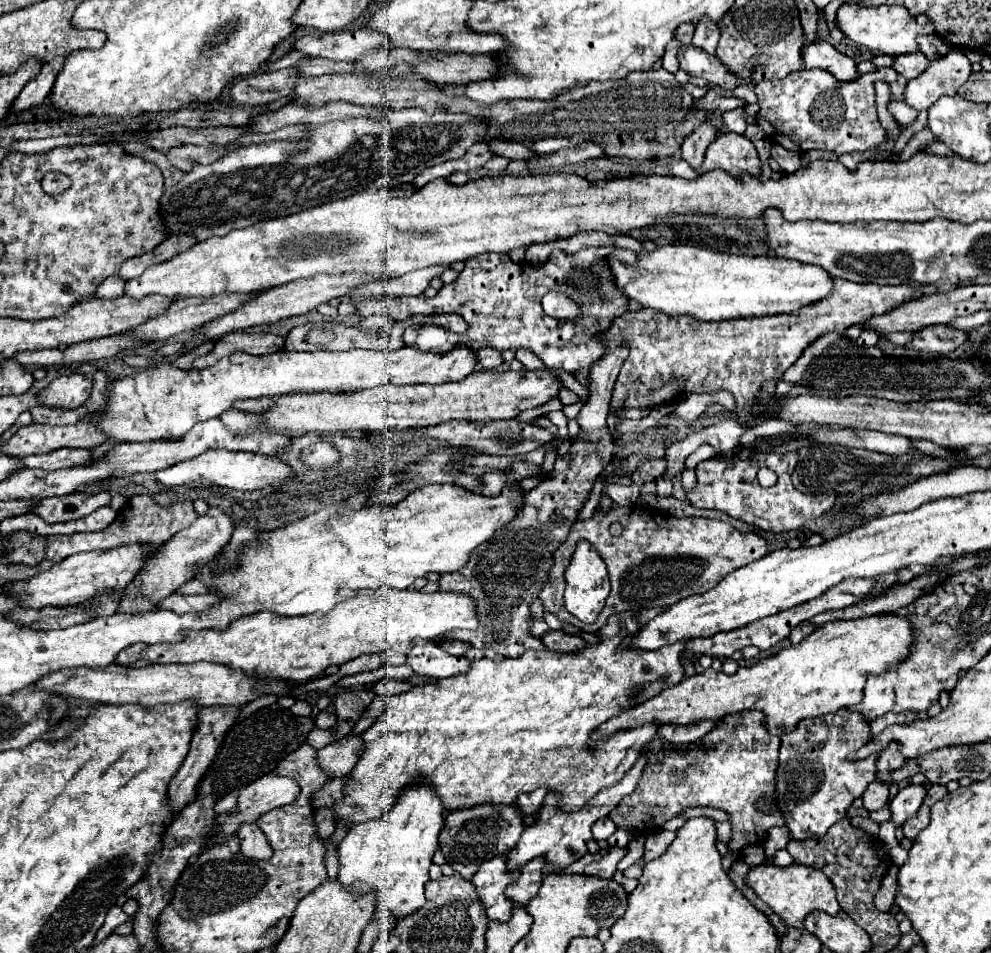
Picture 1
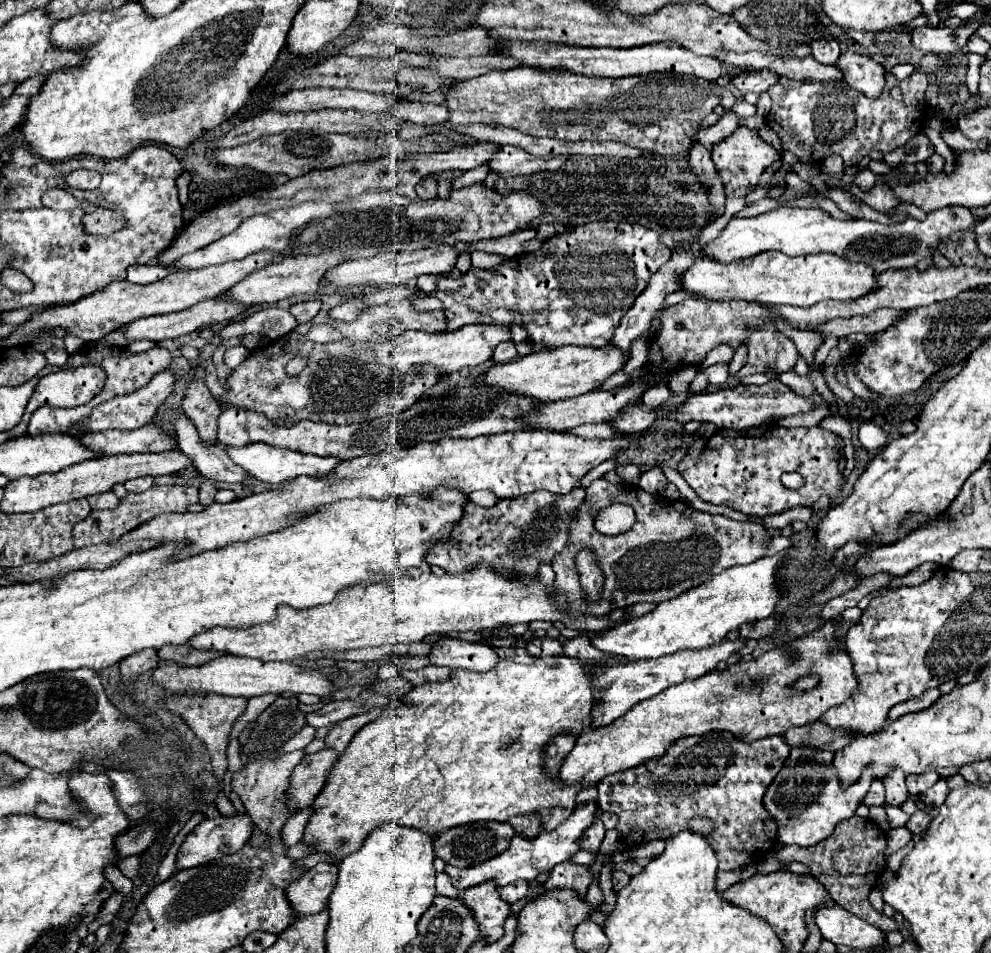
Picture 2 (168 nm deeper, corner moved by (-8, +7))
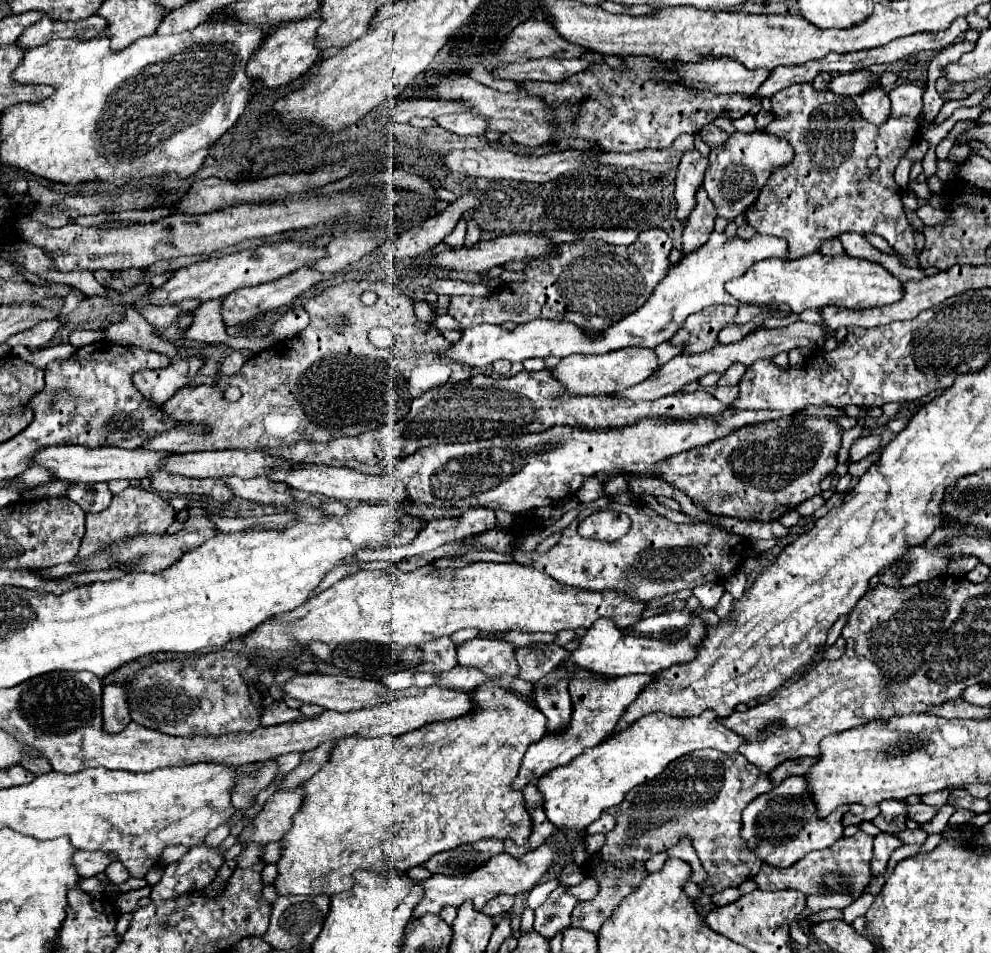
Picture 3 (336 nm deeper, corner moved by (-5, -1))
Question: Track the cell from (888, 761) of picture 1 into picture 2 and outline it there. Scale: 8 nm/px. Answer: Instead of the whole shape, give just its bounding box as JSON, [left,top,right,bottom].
[882,768,908,806]

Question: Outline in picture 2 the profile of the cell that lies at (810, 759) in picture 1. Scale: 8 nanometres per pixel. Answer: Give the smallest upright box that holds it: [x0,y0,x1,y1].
[764,748,872,848]

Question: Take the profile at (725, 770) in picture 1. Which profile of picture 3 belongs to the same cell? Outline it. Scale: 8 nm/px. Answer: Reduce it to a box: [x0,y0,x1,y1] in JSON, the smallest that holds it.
[571,750,771,932]

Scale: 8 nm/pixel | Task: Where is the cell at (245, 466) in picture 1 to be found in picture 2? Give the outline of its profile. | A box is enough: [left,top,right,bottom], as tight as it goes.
[226,444,340,486]

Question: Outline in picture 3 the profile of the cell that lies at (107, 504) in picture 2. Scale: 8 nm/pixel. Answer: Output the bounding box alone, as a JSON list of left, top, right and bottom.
[67,482,113,512]

